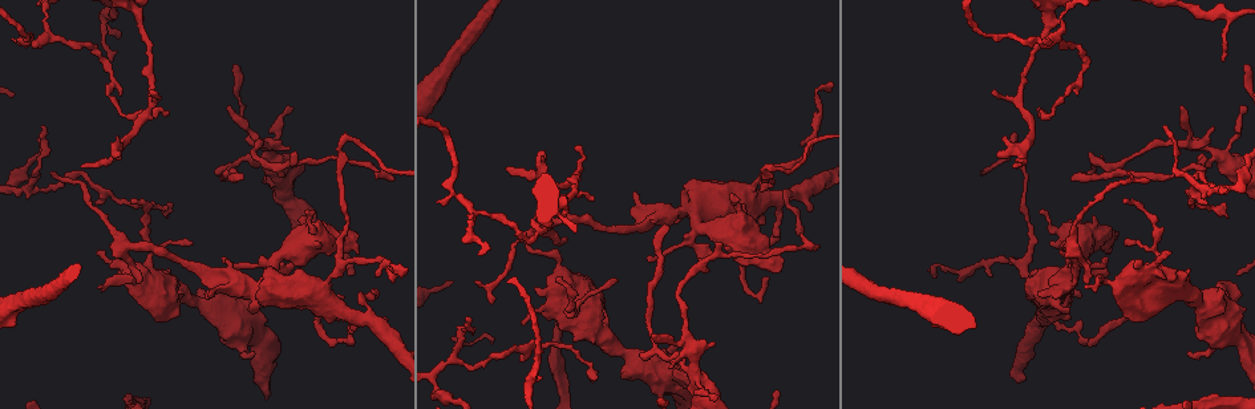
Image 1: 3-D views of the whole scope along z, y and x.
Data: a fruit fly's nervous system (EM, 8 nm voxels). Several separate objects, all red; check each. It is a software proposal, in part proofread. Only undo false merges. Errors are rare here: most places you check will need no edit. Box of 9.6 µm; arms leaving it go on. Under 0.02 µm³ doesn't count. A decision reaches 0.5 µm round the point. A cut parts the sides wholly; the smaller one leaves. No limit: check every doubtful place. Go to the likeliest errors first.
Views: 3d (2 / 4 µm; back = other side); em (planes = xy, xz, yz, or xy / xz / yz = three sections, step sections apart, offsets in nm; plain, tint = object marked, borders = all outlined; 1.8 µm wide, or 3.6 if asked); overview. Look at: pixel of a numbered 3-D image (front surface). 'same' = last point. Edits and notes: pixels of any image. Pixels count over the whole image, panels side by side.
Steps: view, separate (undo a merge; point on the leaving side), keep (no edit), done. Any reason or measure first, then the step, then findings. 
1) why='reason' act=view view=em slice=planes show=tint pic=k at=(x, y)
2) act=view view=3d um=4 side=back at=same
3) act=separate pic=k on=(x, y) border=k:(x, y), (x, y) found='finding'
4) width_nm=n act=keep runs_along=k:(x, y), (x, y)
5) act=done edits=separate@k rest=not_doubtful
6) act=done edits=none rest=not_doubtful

why='abrupt turn' act=view view=3d um=2 pic=1 at=(553, 225)

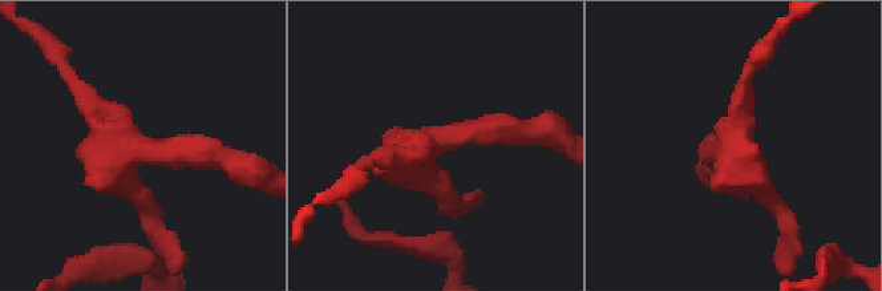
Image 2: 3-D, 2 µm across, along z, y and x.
why='need the tissue' act=view view=em slice=yz step=4 show=tint pic=2 at=(723, 151)

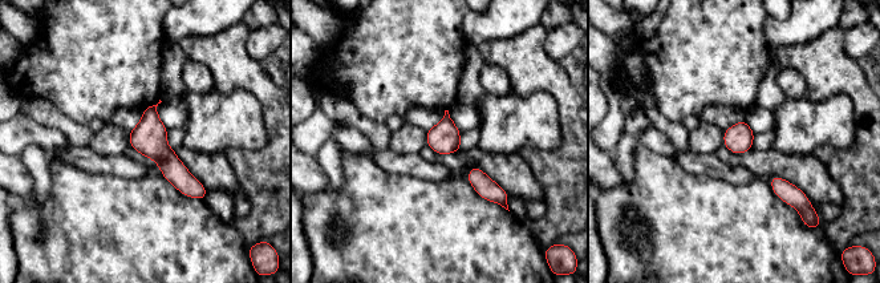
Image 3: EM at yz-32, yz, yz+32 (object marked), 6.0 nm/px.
act=keep found='all the same neuron'

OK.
why='looks like a crossing' act=view view=3d um=4 pic=1 at=(1154, 276)

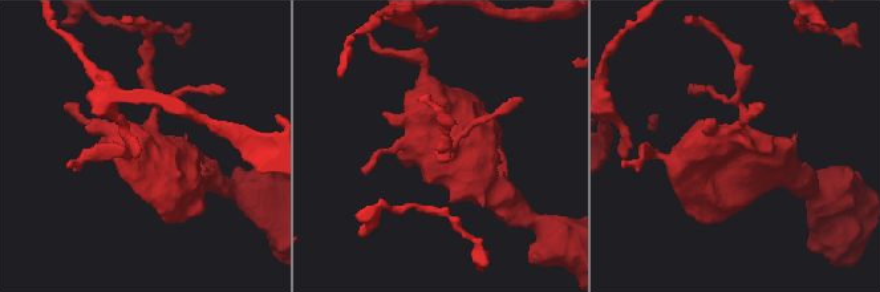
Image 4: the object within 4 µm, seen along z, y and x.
act=view view=em slice=xy step=8 show=tint pic=4 at=(738, 149)

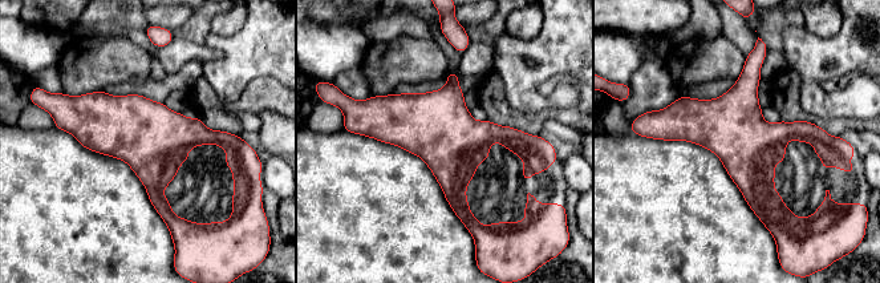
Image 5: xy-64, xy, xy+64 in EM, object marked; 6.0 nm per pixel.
act=keep found='one neuron here'

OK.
why='four or more arms meet' act=view view=3d um=4 pic=1 at=(1226, 316)

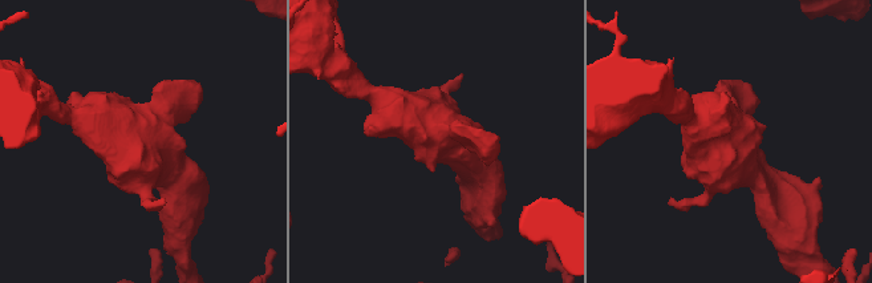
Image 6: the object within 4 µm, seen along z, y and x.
act=view view=em um=3.6 slice=yz step=4 show=tint pic=6 at=(732, 138)

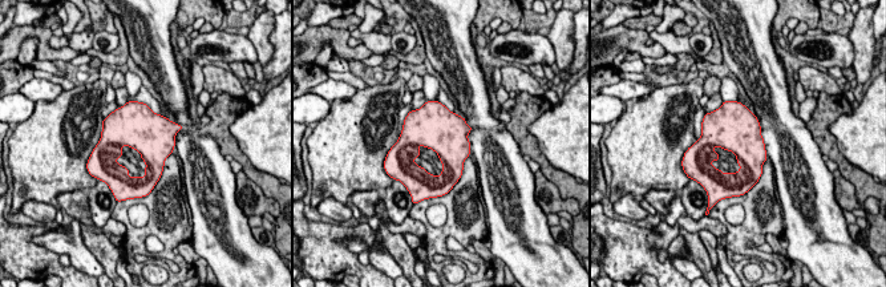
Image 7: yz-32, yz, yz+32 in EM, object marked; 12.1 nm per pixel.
why='cut it another way' act=view view=em um=3.6 slice=planes show=borders at=same

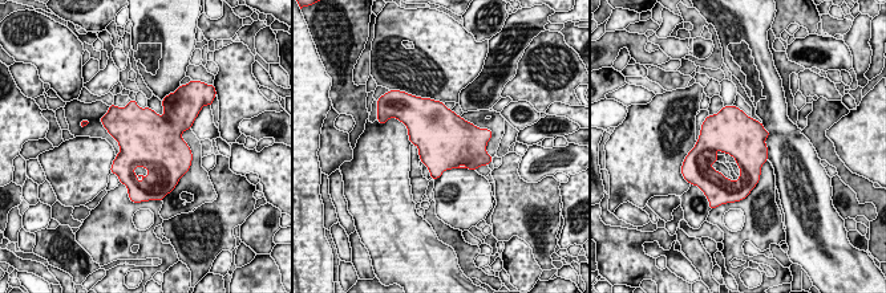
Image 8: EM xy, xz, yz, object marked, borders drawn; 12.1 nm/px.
act=keep found='all the same neuron'

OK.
act=done edits=none rest=not_doubtful

